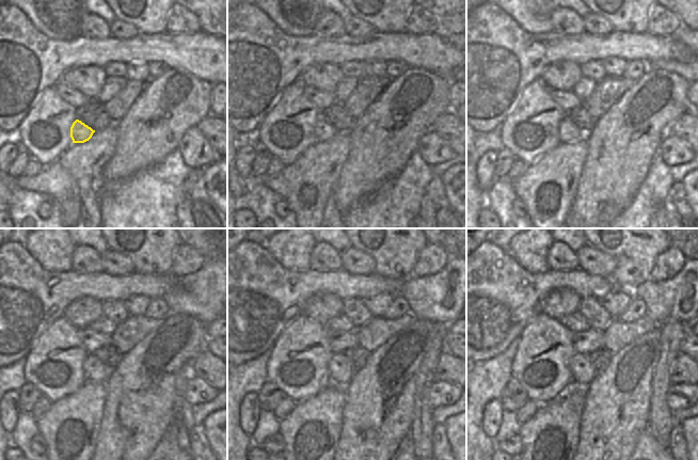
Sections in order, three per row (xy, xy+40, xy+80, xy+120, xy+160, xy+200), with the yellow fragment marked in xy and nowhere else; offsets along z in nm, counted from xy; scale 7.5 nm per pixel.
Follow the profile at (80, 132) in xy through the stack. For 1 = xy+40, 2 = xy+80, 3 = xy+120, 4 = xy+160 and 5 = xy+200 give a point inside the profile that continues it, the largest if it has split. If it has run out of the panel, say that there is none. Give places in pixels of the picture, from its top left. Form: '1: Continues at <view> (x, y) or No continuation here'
1: Continues at xy+40 (322, 130)
2: Continues at xy+80 (569, 132)
3: Continues at xy+120 (94, 370)
4: Continues at xy+160 (340, 371)
5: Continues at xy+200 (583, 371)

